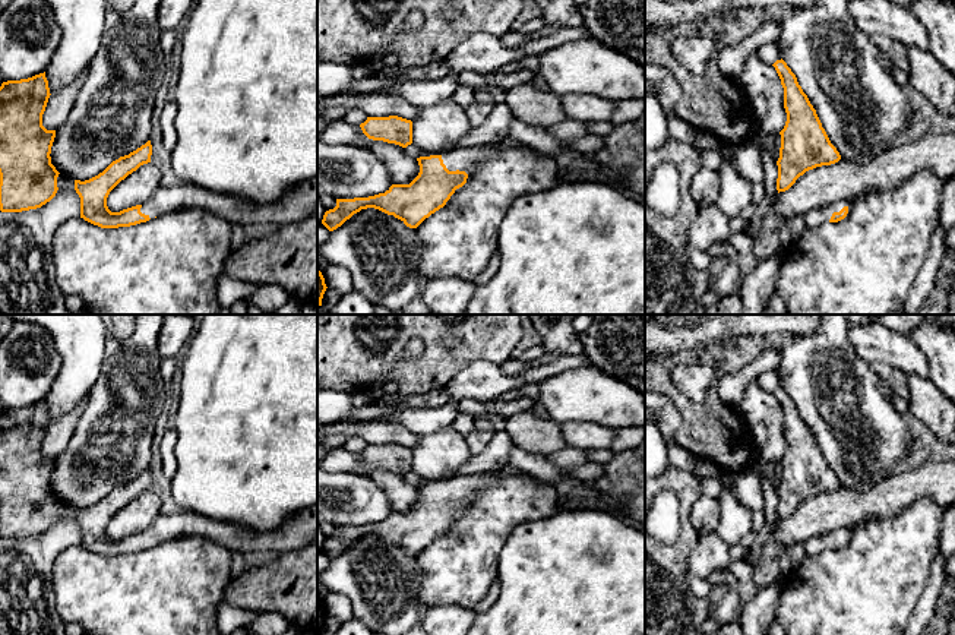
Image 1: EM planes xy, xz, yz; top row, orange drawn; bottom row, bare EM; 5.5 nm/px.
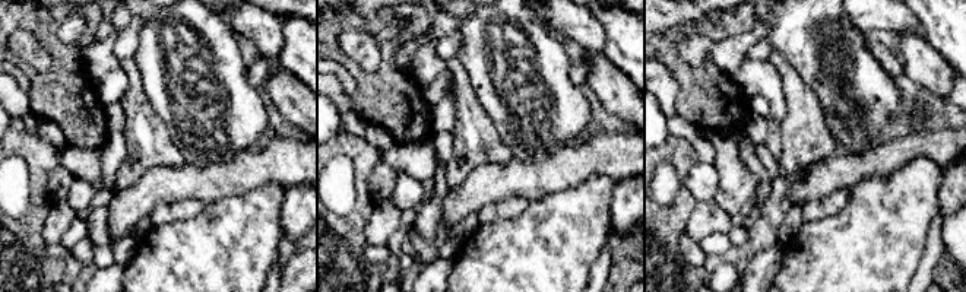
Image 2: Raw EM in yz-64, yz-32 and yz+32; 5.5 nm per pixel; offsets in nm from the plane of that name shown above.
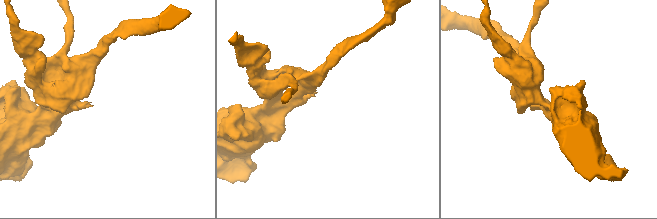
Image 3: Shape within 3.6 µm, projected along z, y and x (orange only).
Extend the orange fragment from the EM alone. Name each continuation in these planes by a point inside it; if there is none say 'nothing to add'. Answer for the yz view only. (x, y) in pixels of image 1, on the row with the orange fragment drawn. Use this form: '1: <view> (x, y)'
1: yz (815, 217)

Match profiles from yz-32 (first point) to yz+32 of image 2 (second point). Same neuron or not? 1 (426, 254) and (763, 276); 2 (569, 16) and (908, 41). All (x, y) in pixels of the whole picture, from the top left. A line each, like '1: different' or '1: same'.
1: different
2: different

